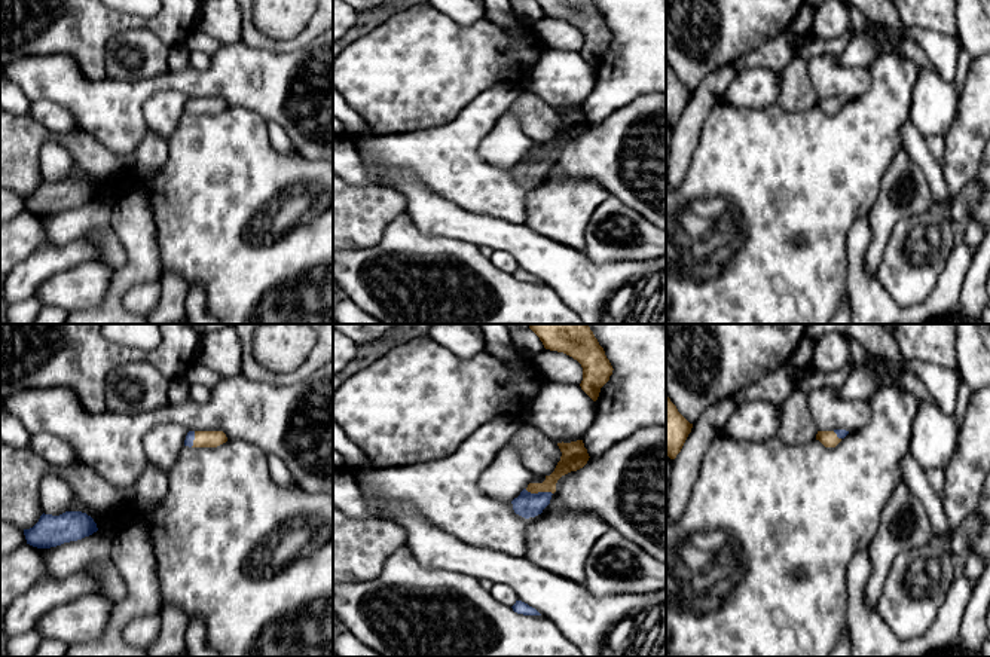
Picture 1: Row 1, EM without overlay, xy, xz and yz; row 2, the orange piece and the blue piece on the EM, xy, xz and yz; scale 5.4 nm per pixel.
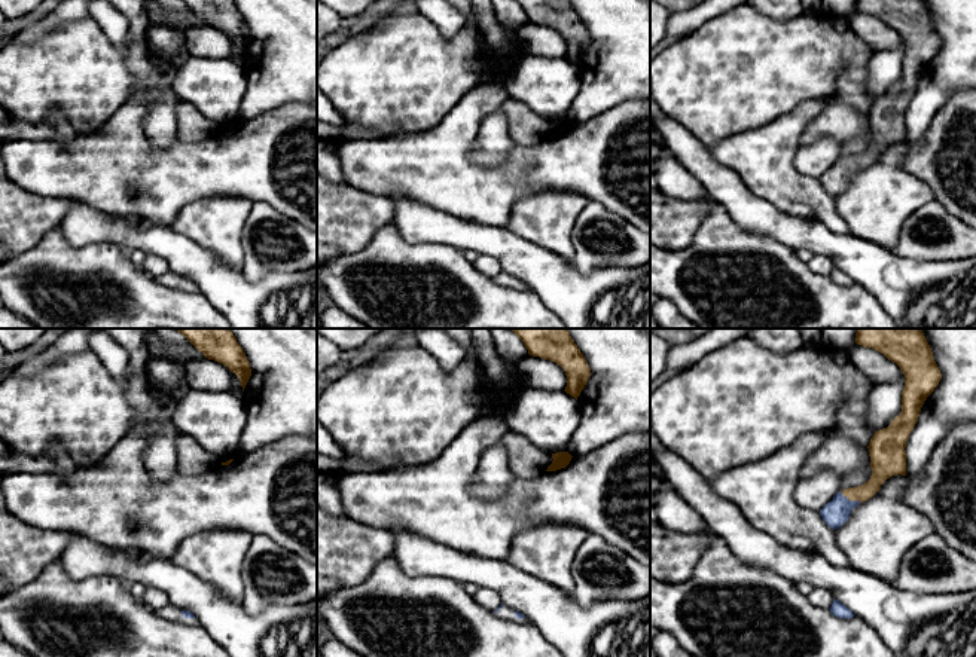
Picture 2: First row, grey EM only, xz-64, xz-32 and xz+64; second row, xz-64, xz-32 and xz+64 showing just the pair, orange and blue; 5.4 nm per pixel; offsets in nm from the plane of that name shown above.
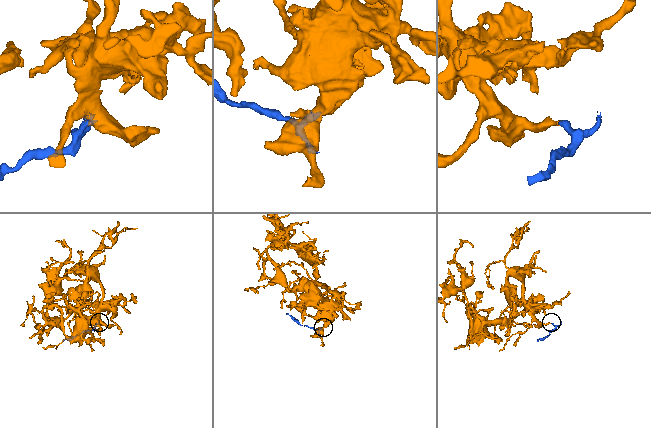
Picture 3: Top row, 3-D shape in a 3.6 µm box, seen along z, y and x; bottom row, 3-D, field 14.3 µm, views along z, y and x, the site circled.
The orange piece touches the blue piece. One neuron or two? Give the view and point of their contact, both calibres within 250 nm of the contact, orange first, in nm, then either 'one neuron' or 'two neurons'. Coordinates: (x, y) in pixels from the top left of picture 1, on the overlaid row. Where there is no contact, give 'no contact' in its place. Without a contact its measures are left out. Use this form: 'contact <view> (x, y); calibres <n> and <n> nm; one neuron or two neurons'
contact xz (538, 491); calibres 120 and 140 nm; one neuron

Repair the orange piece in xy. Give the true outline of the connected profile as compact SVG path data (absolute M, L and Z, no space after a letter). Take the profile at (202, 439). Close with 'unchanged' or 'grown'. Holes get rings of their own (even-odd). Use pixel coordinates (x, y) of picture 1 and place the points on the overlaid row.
M189 431L184 446L189 447L217 447L227 441L223 431Z | grown

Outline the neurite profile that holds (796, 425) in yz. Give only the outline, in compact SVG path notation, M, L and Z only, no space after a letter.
M800 389L792 391L782 403L776 438L786 446L801 446L815 440L816 434L807 394Z

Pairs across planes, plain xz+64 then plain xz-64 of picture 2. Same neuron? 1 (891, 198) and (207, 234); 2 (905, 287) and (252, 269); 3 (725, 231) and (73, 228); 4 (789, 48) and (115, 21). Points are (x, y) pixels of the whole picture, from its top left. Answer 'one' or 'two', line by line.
1: one
2: two
3: two
4: two

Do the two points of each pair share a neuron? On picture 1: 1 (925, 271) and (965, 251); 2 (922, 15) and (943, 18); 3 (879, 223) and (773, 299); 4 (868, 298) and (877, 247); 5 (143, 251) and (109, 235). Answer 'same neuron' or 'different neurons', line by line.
1: different neurons
2: same neuron
3: different neurons
4: different neurons
5: different neurons

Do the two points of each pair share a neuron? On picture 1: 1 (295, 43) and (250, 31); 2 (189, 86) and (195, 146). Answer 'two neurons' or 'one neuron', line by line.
1: one neuron
2: two neurons

